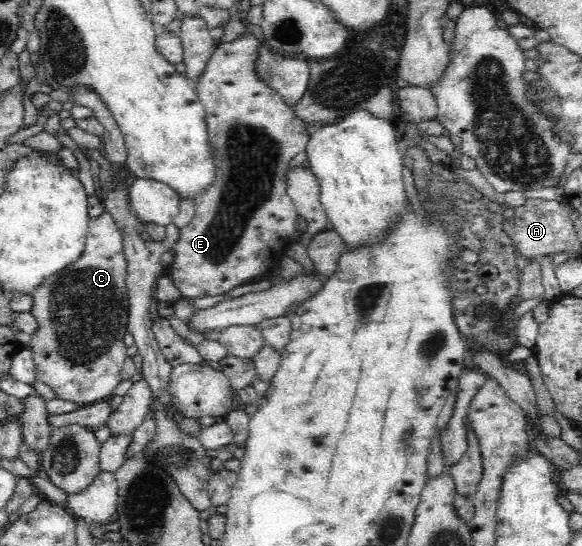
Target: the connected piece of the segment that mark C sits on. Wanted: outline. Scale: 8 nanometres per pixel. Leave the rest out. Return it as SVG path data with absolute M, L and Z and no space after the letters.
M103 212L89 219L89 232L81 257L66 270L48 277L38 284L31 312L38 320L38 329L32 333L29 347L36 363L36 379L48 384L54 397L74 404L94 404L113 396L122 381L120 371L126 361L126 344L123 342L129 320L129 295L127 292L127 260L123 253L124 236L110 214Z

